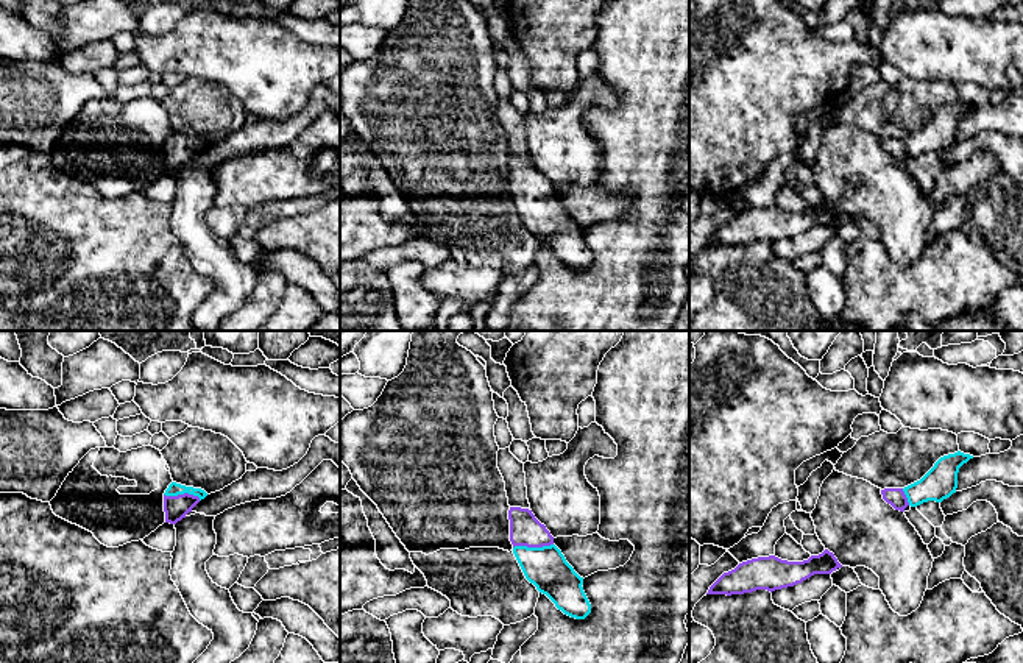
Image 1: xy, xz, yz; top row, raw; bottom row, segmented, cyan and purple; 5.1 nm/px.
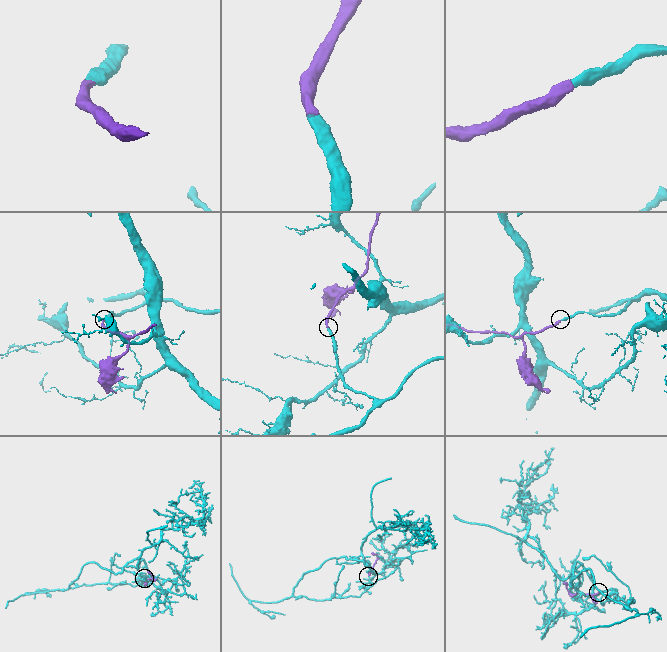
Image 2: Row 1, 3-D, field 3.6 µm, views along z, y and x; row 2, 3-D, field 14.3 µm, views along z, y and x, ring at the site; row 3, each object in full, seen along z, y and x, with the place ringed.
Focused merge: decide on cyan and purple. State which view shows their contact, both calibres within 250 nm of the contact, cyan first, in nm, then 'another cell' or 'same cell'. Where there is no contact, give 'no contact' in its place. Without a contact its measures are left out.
xz | 220/160 nm | same cell

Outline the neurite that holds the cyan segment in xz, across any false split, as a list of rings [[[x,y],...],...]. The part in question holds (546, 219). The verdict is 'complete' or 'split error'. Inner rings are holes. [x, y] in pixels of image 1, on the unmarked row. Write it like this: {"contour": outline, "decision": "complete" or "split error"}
{"contour": [[[510,158],[510,192],[526,229],[546,245],[565,265],[585,270],[591,254],[583,242],[583,228],[566,212],[554,187],[532,161]]], "decision": "split error"}

